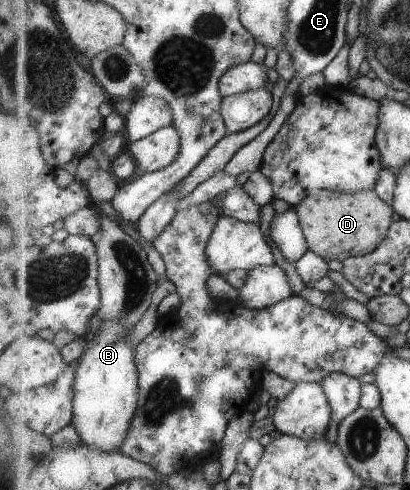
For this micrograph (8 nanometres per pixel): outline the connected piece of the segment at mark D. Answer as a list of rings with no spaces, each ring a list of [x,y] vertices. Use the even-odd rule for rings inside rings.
[[[320,189],[296,206],[310,251],[327,262],[343,262],[350,257],[377,250],[393,225],[394,207],[377,196],[375,190],[342,192]]]

